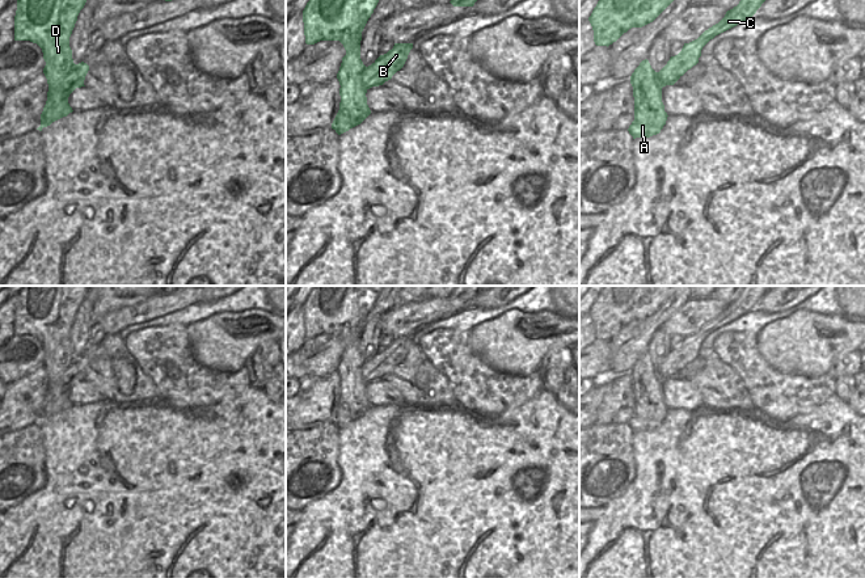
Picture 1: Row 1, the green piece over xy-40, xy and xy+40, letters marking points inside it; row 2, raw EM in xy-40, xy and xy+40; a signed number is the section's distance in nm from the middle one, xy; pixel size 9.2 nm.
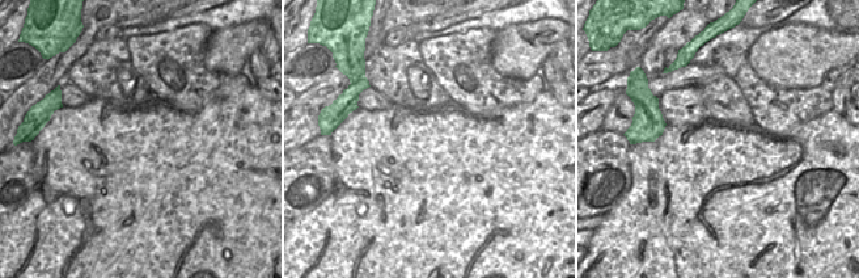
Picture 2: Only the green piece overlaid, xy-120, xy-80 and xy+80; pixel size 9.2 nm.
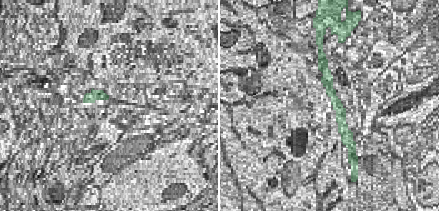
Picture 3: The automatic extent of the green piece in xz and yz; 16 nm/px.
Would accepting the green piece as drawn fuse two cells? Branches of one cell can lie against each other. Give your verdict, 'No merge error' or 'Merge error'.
Merge error.

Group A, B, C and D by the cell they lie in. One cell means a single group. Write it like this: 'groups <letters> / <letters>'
groups A D / B C

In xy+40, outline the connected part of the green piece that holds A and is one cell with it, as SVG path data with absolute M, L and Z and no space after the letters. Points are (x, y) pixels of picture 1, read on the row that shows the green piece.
M647 59L630 76L634 97L634 121L628 131L636 138L650 138L661 132L667 121L662 102L662 85Z

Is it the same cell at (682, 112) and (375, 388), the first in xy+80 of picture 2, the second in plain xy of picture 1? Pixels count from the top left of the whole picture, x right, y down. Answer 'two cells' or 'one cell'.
one cell

